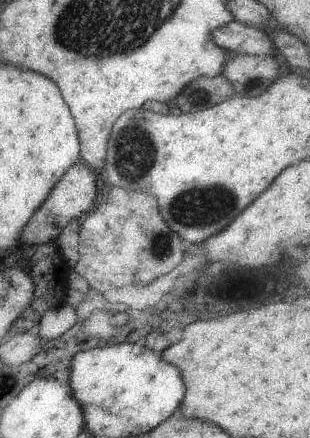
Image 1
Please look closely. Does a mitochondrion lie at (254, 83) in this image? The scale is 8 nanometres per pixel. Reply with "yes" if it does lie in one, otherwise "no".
yes

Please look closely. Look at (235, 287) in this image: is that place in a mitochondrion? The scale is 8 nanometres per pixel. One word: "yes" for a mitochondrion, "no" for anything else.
no

